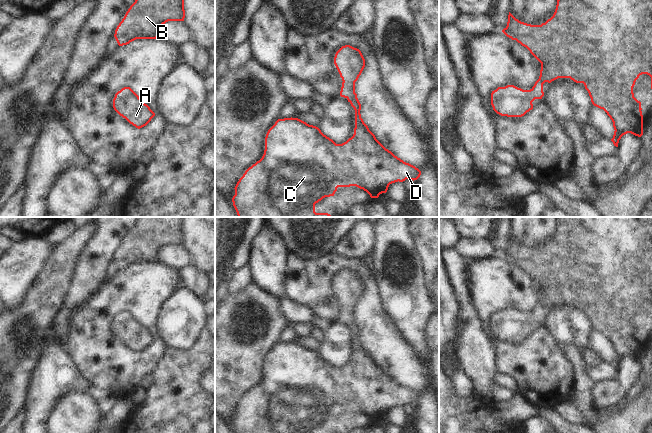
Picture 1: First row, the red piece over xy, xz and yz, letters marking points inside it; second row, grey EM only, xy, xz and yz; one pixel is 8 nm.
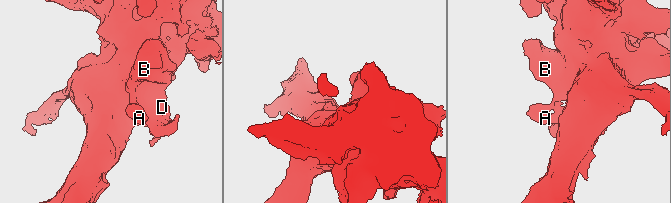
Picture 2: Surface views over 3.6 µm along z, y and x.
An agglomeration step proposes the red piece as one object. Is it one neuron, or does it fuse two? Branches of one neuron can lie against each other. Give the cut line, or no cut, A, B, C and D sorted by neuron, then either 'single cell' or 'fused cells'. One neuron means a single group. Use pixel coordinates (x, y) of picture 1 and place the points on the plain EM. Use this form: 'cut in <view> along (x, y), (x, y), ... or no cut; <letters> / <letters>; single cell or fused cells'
no cut; A B C D; single cell

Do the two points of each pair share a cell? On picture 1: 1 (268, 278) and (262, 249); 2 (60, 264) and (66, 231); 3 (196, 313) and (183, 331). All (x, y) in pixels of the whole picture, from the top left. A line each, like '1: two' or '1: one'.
1: one
2: two
3: one

